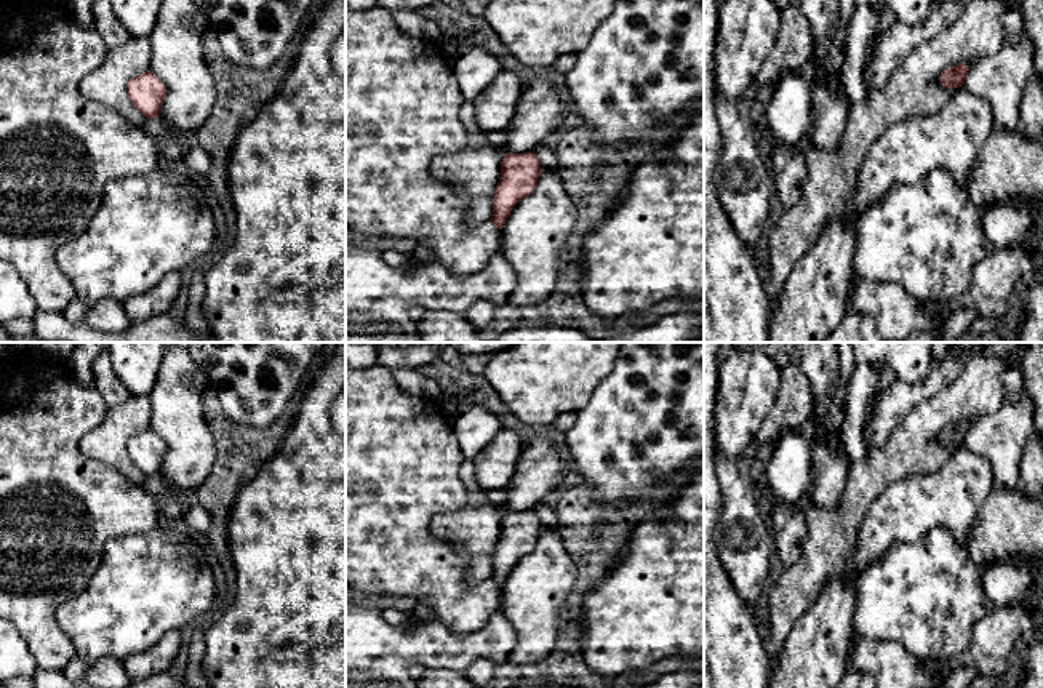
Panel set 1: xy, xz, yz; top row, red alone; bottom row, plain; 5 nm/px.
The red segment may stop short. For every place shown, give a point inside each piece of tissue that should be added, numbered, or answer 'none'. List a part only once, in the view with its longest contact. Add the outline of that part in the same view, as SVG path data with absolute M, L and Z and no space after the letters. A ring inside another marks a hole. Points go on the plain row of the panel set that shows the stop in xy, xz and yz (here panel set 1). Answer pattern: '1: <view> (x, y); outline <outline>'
none

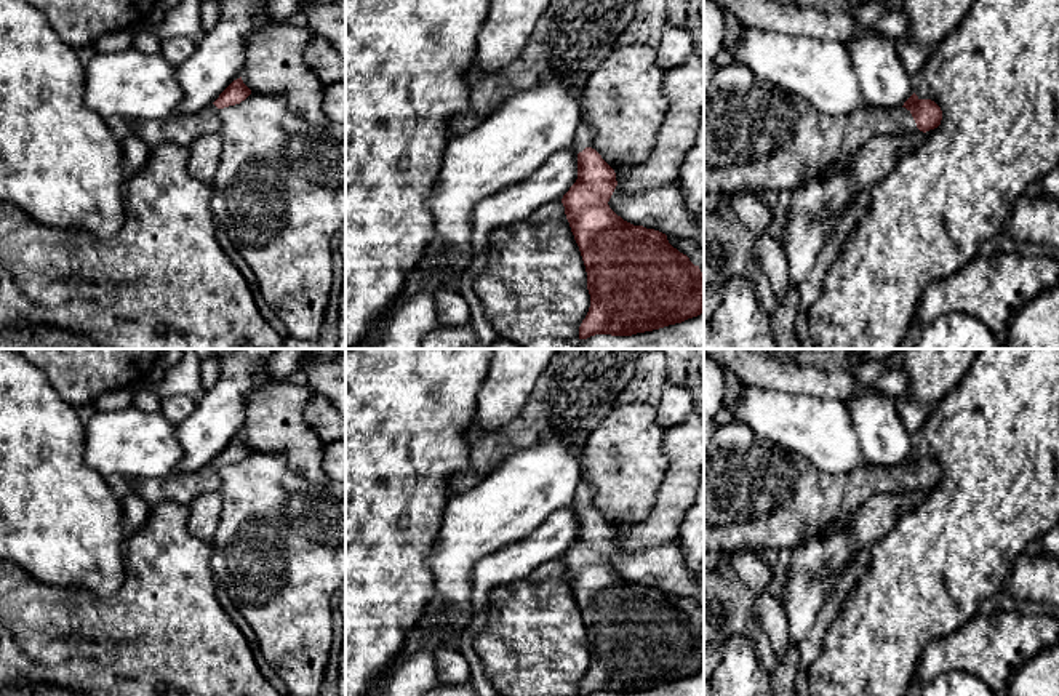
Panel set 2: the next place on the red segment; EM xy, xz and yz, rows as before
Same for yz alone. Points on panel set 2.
1: yz (757, 495); outline M718 426L704 451L704 552L744 547L777 549L785 554L832 522L848 520L873 494L902 493L917 486L905 466L870 462L841 475L819 470L806 458L758 437L747 426Z

